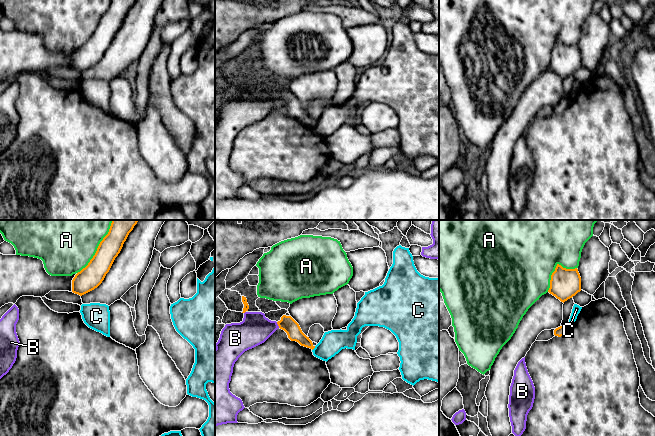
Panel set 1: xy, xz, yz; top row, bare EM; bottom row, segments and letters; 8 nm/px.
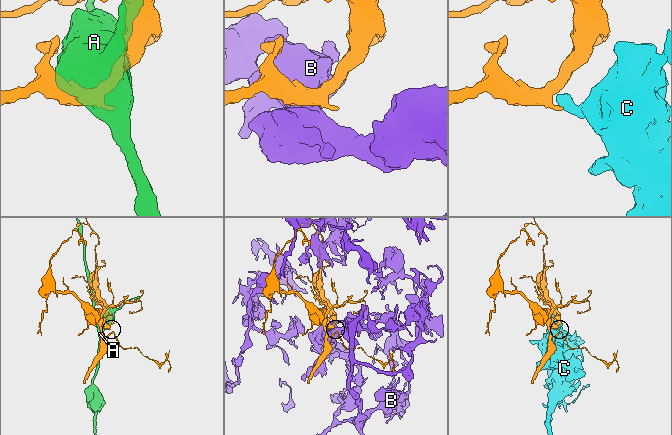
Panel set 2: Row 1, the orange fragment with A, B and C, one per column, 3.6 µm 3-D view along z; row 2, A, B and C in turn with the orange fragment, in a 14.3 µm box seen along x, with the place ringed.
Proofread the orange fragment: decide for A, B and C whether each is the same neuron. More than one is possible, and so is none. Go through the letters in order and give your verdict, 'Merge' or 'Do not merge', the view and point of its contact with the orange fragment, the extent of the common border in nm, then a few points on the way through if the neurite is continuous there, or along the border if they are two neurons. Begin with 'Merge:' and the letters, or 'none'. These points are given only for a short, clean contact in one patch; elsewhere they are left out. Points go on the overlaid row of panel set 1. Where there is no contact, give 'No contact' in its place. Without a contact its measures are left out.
Merge: none
A: Do not merge. Touches orange at xy (98, 247). Shared border 500 nm
B: Do not merge. Touches orange at xz (278, 325). Shared border 50 nm. Boundary: xz (276, 322), (279, 327)
C: Do not merge. Touches orange at xz (314, 347). Shared border 50 nm. Boundary: xz (315, 346), (312, 350)

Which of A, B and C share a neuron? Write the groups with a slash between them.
A / B / C

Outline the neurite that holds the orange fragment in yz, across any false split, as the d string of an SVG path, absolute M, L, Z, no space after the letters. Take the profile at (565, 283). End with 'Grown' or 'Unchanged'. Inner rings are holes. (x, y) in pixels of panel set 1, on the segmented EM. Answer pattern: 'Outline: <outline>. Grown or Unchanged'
Outline: M557 264L551 275L548 292L565 302L581 291L581 277L578 269L566 269Z. Unchanged

